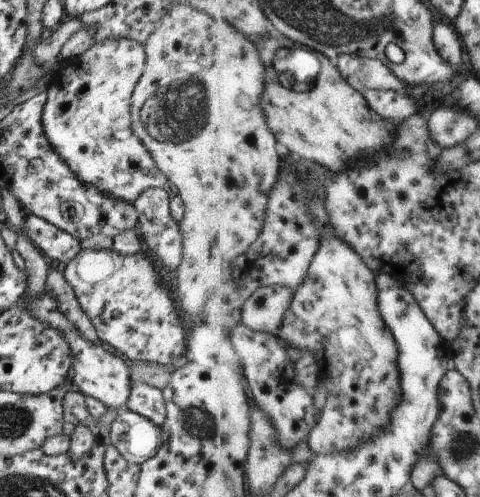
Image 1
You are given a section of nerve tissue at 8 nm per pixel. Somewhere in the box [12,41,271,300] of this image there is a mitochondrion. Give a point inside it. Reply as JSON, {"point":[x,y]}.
{"point":[176,114]}

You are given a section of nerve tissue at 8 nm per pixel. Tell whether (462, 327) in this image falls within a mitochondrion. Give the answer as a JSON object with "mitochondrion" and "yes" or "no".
{"mitochondrion":"no"}

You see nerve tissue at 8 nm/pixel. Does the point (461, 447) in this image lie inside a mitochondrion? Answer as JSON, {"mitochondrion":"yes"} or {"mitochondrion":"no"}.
{"mitochondrion":"yes"}

